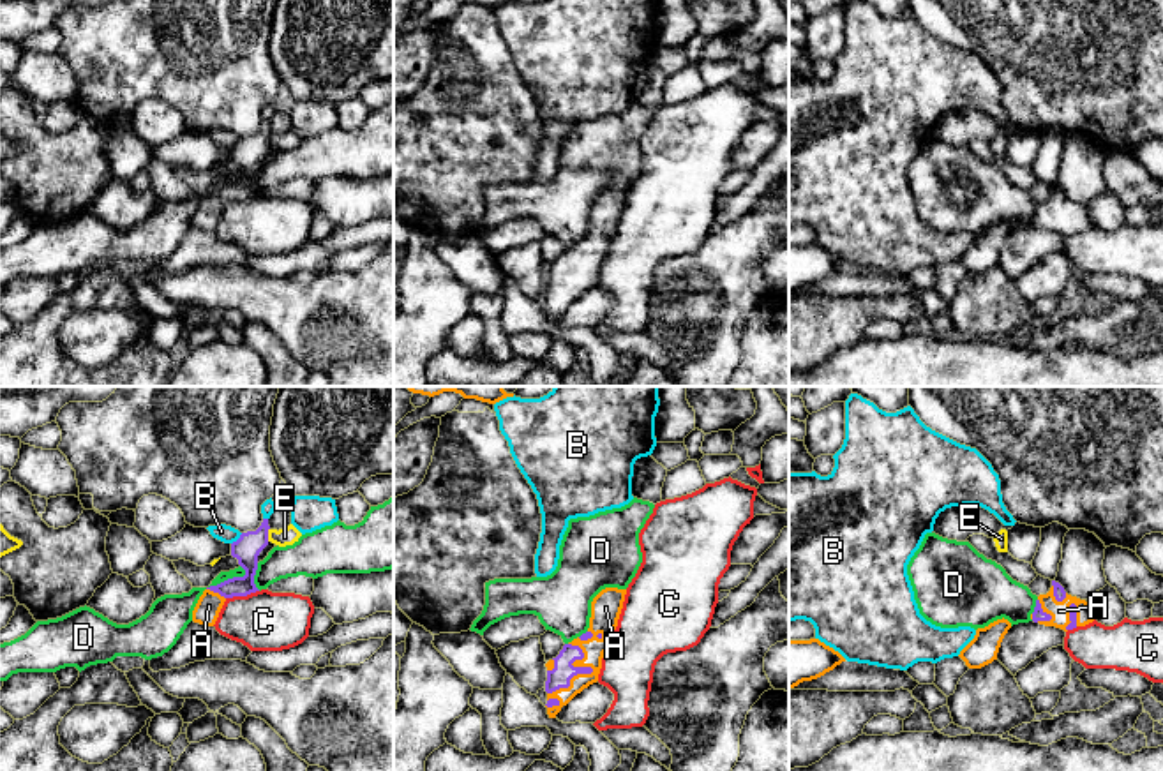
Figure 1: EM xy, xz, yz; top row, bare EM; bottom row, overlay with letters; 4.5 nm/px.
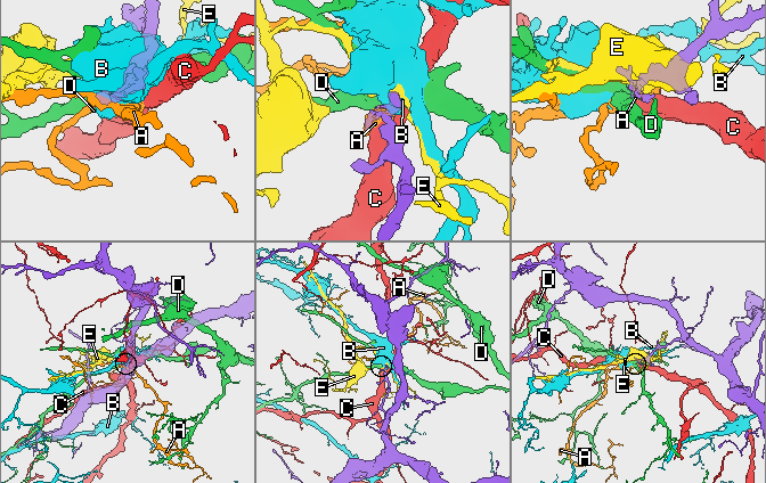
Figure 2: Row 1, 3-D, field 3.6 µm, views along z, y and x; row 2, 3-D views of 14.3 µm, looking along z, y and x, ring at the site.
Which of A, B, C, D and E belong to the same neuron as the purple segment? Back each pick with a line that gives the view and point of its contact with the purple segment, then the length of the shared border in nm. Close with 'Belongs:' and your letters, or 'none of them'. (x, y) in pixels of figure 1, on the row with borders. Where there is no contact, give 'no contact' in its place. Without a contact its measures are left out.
A: meets purple in xz at (590, 673); contact 280 nm long
Belongs: A

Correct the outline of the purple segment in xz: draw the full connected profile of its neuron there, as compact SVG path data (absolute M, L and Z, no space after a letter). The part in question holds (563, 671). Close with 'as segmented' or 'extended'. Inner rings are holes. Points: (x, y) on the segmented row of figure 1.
M605 588L591 602L589 628L565 644L547 667L547 715L556 718L577 693L598 681L604 653L618 626L627 589Z | extended

